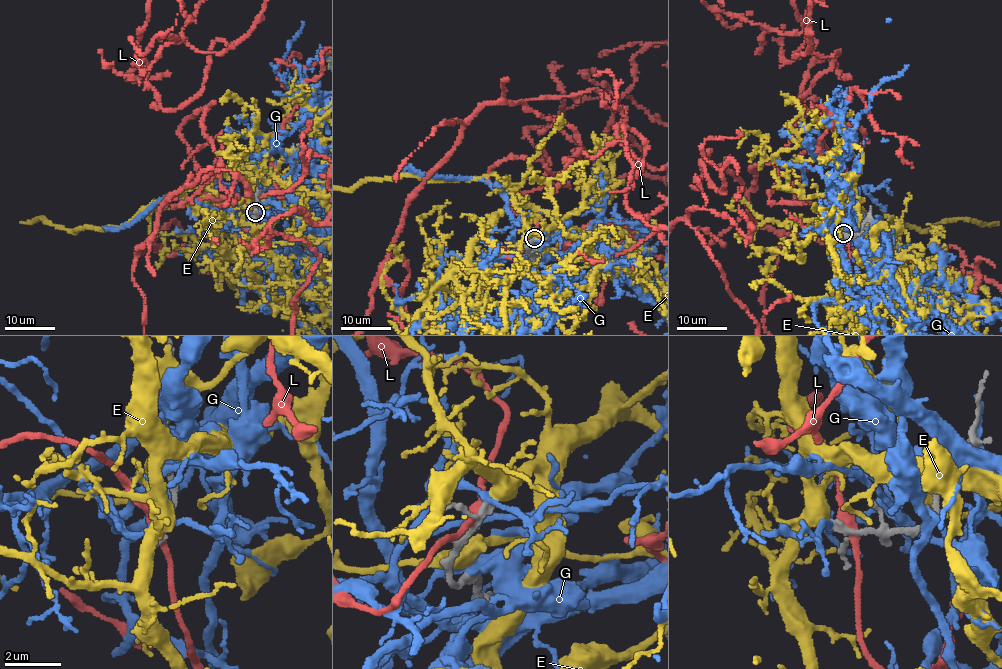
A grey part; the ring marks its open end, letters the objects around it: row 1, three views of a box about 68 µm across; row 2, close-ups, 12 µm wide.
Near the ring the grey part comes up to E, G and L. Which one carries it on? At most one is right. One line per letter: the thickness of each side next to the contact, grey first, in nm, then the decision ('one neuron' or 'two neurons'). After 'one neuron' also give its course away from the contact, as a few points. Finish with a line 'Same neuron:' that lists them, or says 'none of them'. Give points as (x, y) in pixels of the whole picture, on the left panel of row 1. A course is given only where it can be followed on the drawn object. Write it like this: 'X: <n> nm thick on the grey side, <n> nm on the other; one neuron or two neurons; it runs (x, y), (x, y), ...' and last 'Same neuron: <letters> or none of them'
E: 170 nm thick on the grey side, 440 nm on the other; one neuron; it runs (256, 212), (251, 177), (225, 168), (206, 186), (169, 194), (120, 226), (75, 231)
G: 180 nm thick on the grey side, 190 nm on the other; two neurons
L: 220 nm thick on the grey side, 360 nm on the other; two neurons
Same neuron: E

